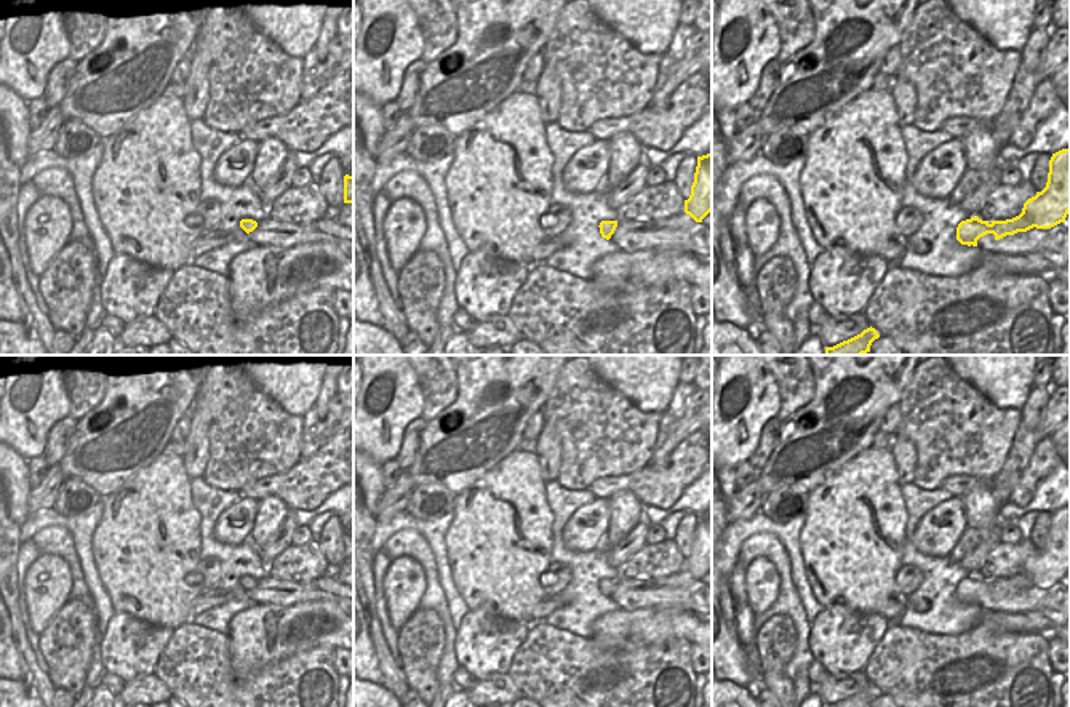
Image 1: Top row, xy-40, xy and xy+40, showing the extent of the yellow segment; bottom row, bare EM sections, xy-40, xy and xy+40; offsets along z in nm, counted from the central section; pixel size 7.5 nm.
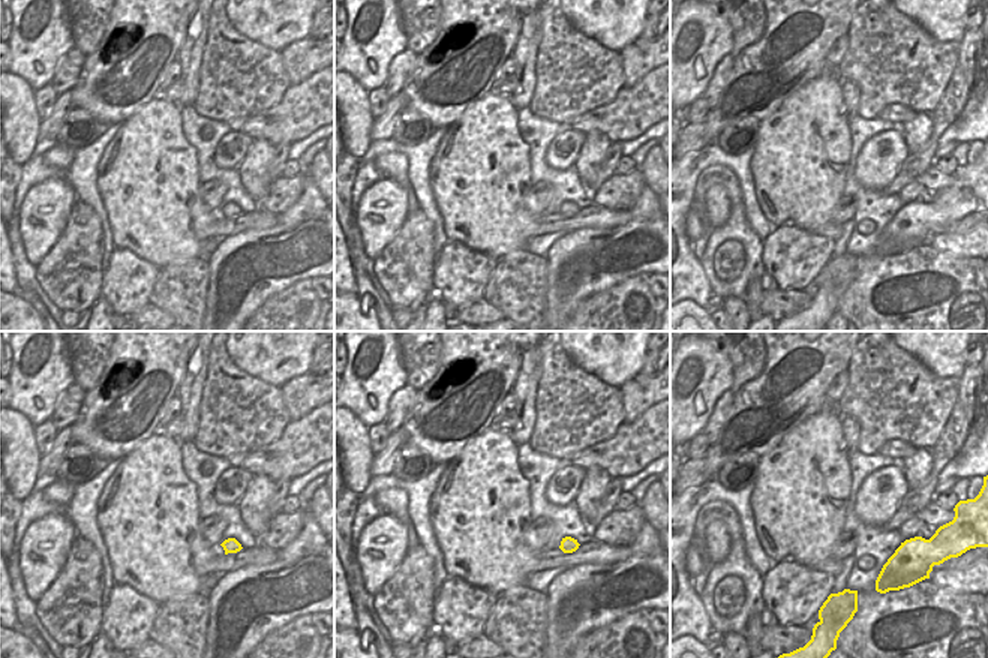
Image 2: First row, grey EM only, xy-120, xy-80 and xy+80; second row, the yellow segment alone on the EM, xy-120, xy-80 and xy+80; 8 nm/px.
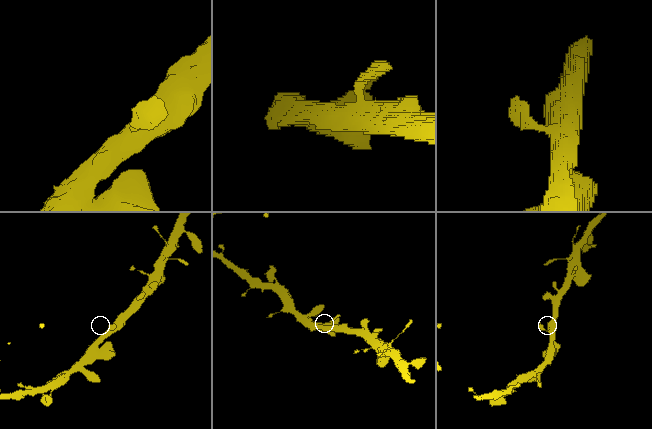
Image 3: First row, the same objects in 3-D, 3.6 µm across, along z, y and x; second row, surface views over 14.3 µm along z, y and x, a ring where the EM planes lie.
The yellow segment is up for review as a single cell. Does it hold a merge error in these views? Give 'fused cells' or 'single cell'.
single cell

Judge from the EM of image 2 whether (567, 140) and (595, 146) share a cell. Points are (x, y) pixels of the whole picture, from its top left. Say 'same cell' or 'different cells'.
different cells

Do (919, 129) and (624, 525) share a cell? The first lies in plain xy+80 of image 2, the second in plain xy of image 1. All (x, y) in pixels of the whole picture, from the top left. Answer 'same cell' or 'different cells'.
same cell

